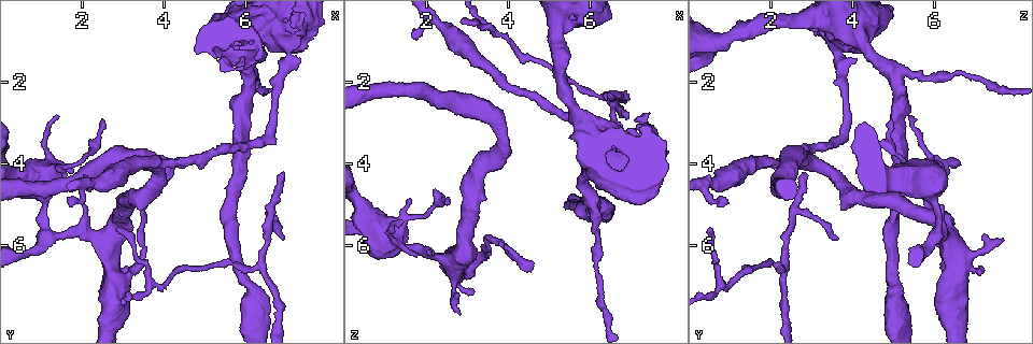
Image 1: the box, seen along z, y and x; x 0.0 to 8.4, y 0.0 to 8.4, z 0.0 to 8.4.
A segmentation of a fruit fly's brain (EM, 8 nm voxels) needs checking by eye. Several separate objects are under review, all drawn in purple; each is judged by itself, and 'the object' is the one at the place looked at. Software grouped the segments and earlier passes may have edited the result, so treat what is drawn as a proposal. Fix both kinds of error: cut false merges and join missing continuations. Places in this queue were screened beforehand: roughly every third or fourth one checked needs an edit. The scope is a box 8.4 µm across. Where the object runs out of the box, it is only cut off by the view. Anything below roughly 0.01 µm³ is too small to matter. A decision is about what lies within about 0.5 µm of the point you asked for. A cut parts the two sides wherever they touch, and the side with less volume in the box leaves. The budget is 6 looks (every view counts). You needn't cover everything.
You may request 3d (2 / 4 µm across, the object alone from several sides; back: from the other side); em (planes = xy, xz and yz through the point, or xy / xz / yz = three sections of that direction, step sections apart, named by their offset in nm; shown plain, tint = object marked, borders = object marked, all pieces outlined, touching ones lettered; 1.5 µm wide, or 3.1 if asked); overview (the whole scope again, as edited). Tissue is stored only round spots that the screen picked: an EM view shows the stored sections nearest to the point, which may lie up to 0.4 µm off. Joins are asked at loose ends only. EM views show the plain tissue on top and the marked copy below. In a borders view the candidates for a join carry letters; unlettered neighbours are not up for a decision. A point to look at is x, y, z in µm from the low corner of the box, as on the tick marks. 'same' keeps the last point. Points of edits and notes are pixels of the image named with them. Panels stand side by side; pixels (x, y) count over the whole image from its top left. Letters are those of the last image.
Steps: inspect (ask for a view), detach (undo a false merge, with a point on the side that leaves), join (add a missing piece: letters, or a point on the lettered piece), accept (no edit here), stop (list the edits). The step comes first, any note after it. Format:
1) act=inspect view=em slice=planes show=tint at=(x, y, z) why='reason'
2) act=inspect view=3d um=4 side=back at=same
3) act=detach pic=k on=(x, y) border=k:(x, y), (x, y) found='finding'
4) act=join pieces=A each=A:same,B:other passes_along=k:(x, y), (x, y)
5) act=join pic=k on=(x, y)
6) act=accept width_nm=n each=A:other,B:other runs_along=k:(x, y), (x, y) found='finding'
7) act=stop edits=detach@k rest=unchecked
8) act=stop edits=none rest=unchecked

act=inspect view=em slice=planes show=borders at=(6.90, 5.85, 3.65) why='an open end'

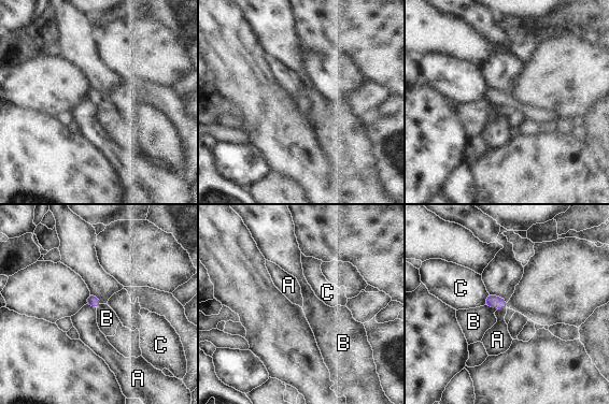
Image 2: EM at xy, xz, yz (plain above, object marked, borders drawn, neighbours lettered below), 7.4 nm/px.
act=accept longest_contact=B:110nm each=A:other,B:other,C:other found='no lettered piece goes on from it'

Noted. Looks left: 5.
act=inspect view=3d um=2 at=(4.55, 3.95, 6.55)

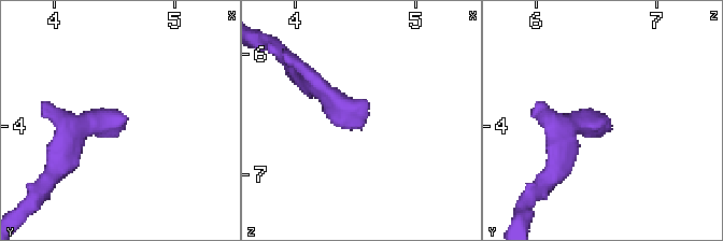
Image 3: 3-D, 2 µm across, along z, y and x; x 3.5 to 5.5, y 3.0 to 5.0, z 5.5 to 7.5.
act=inspect view=em slice=xz step=8 show=borders at=(4.58, 3.96, 6.54)

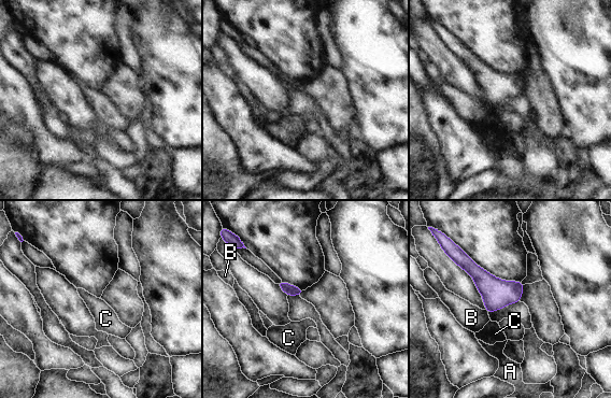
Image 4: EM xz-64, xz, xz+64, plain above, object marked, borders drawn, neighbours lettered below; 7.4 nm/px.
act=inspect view=em slice=planes show=borders at=same

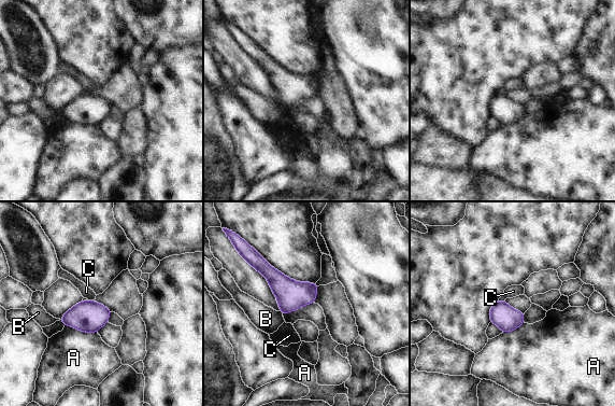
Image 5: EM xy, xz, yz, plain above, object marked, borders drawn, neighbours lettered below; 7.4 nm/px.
act=accept each=A:other,B:other,C:other border=5:(65, 324), (85, 332), (97, 333) found='no lettered piece goes on from it'

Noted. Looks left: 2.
act=stop edits=none rest=unchecked

